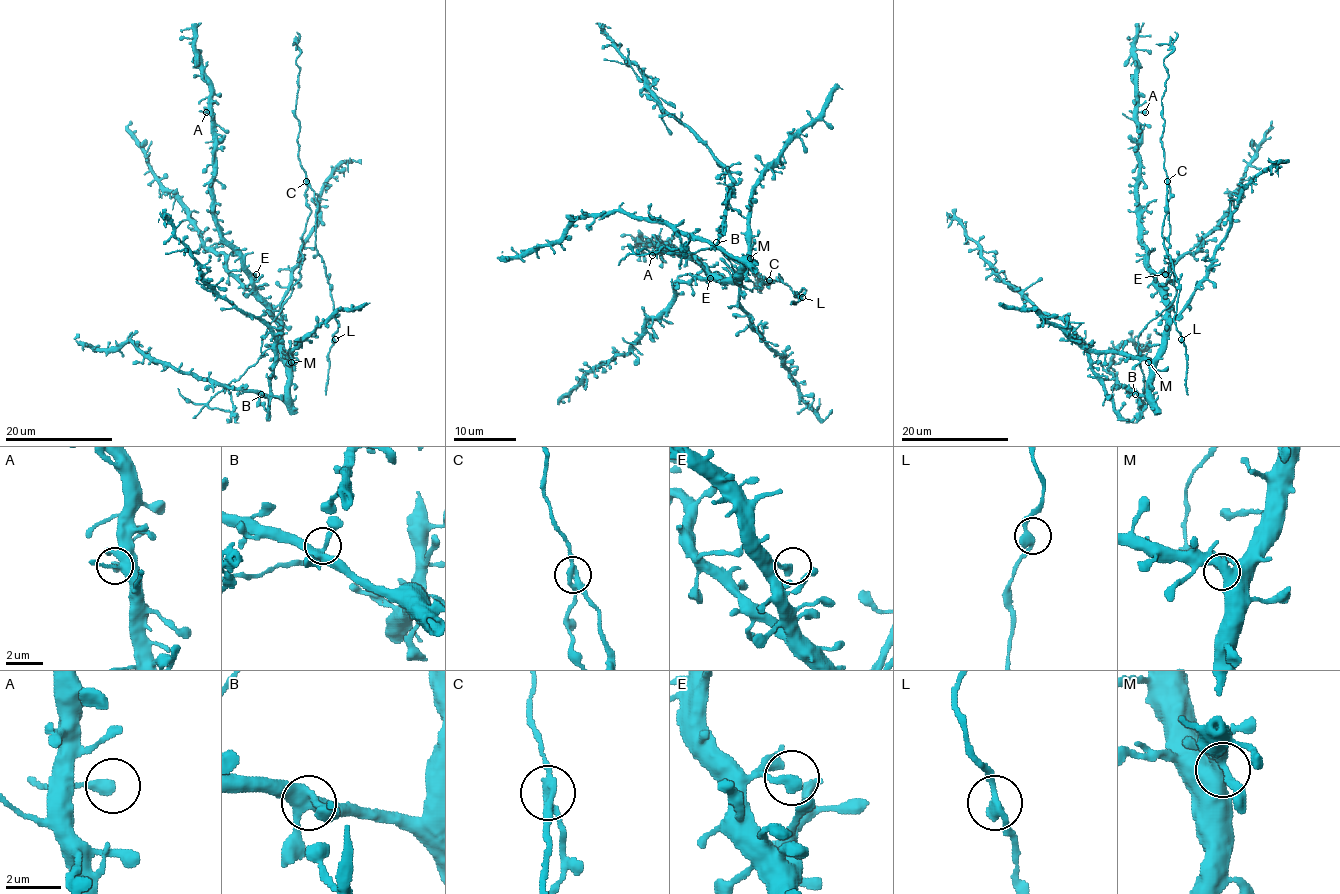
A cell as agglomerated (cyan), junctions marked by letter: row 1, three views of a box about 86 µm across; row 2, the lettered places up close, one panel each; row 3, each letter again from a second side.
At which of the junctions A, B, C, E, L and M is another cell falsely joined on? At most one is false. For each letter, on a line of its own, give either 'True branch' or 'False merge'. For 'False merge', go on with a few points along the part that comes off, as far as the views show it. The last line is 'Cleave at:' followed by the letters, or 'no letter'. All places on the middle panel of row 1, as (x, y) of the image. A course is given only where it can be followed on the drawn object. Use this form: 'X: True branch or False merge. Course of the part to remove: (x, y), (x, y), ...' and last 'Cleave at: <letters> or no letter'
A: True branch
B: True branch
C: False merge. Course of the part to remove: (769, 280), (774, 281), (747, 289), (716, 246), (688, 253), (653, 252), (664, 246), (682, 250), (678, 269)
E: True branch
L: True branch
M: True branch
Cleave at: C

